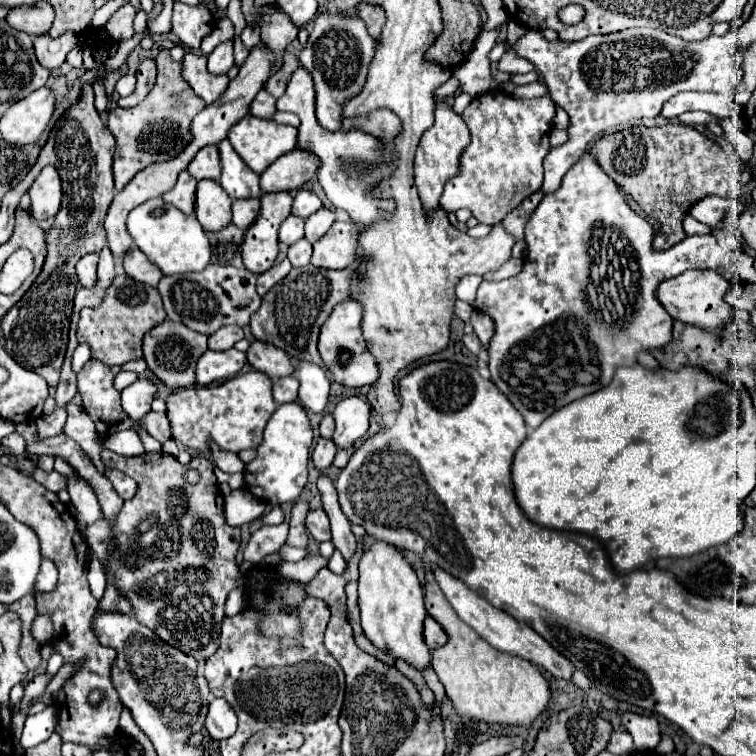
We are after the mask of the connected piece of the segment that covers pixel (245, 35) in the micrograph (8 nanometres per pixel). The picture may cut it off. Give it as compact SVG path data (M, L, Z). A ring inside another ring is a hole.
M248 24L248 26L242 30L240 40L242 40L242 44L244 44L248 50L252 50L254 46L260 44L260 28L258 28L256 24Z

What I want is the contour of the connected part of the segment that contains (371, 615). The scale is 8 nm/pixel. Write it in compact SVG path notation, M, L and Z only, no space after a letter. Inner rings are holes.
M374 542L364 550L360 558L360 580L358 580L358 608L364 636L384 654L394 660L402 658L414 666L420 674L430 668L430 648L422 636L422 624L426 614L424 592L416 578L416 572L406 558L386 542Z

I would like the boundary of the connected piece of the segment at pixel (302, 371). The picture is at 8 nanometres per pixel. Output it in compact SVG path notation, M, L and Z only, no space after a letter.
M298 360L294 366L294 378L300 382L298 400L302 406L318 414L324 412L330 390L330 380L326 378L324 370L306 360Z

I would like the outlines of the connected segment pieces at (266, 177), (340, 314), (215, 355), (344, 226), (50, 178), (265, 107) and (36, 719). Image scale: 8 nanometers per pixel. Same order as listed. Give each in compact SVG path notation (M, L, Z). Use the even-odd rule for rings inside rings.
M294 148L286 156L280 156L270 168L260 174L262 192L292 192L306 184L318 170L320 160L308 152Z
M354 300L336 304L328 320L320 328L318 336L318 352L330 370L334 382L348 386L348 388L360 388L360 386L370 386L378 378L378 368L376 360L372 354L366 350L362 330L360 330L360 320L362 320L362 306Z
M230 348L224 352L208 350L198 360L196 382L202 386L208 386L212 382L224 382L236 376L244 364L246 364L246 354L238 352L236 348Z
M336 222L316 244L312 264L318 268L344 270L354 264L358 248L358 228L354 222Z
M46 166L30 186L28 194L32 200L30 212L34 220L42 222L46 218L56 216L62 200L62 186L60 186L58 172L52 166Z
M262 88L262 92L258 92L258 96L254 98L252 106L250 106L250 114L254 116L260 116L260 118L270 118L272 112L276 110L276 98L270 96L266 92L266 88Z
M48 706L46 710L42 710L36 716L28 716L26 724L24 724L24 732L18 740L18 746L30 748L30 746L36 746L36 744L48 740L50 734L56 730L56 724L58 724L58 720L56 720L56 712L52 706Z

